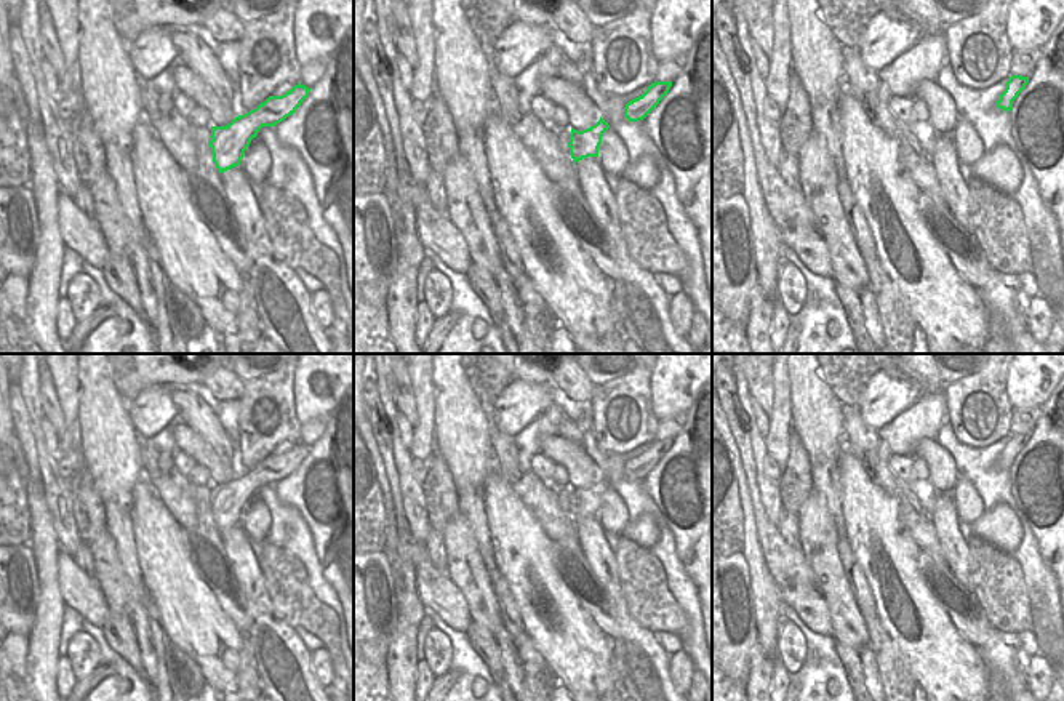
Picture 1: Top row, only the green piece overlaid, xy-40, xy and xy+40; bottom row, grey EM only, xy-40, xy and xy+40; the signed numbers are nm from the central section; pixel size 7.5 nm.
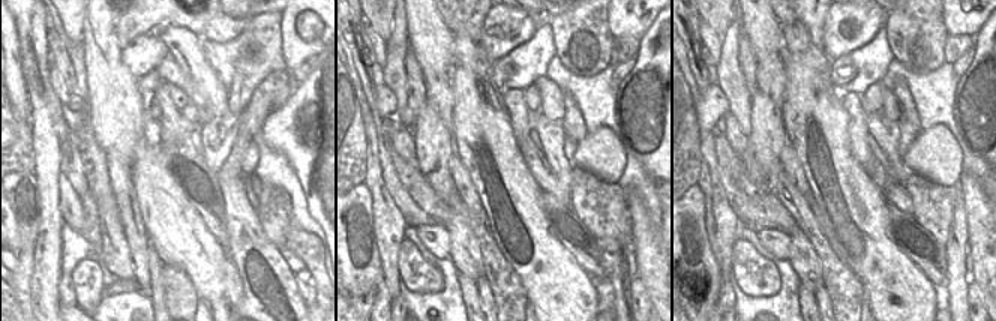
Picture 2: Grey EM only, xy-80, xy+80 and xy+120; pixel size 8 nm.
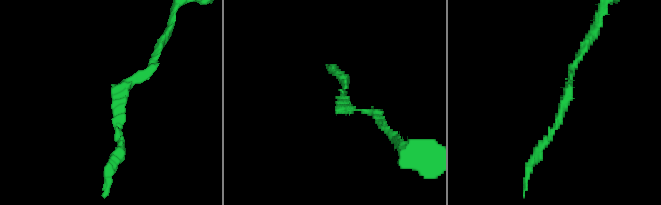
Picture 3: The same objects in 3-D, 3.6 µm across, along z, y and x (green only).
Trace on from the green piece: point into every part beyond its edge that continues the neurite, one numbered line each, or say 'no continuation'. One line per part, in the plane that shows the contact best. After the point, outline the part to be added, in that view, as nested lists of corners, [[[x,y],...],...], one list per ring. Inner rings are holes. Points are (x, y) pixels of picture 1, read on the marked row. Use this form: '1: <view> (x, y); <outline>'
no continuation

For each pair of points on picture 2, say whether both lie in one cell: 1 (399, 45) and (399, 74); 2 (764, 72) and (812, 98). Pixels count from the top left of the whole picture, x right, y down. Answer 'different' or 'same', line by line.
1: same
2: different

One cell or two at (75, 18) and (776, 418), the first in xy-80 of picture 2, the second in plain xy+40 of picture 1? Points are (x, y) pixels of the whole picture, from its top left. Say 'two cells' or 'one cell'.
one cell

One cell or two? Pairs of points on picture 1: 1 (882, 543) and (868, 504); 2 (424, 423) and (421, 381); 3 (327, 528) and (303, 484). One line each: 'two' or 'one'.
1: one
2: one
3: one

